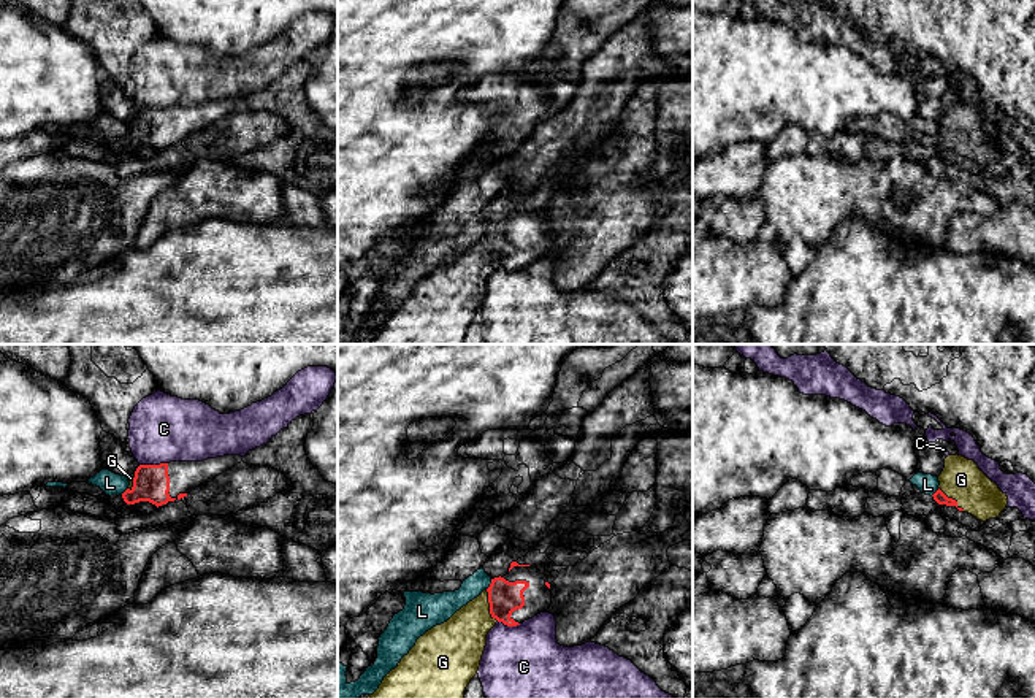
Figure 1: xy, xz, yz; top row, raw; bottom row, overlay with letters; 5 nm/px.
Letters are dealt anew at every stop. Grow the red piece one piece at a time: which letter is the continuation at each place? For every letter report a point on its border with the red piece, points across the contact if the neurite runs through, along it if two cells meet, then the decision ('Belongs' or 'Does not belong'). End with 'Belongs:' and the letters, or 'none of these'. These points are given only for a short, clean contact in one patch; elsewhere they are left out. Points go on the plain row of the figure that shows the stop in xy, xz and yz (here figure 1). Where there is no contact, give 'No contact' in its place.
C: Touches red at xy (152, 110). Does not belong
G: Touches red at xz (490, 251). Path across: xz (504, 241), (490, 251), (465, 276), (458, 289). Belongs
L: Touches red at xz (490, 229). Boundary: xz (492, 224), (487, 233). Does not belong
Belongs: G

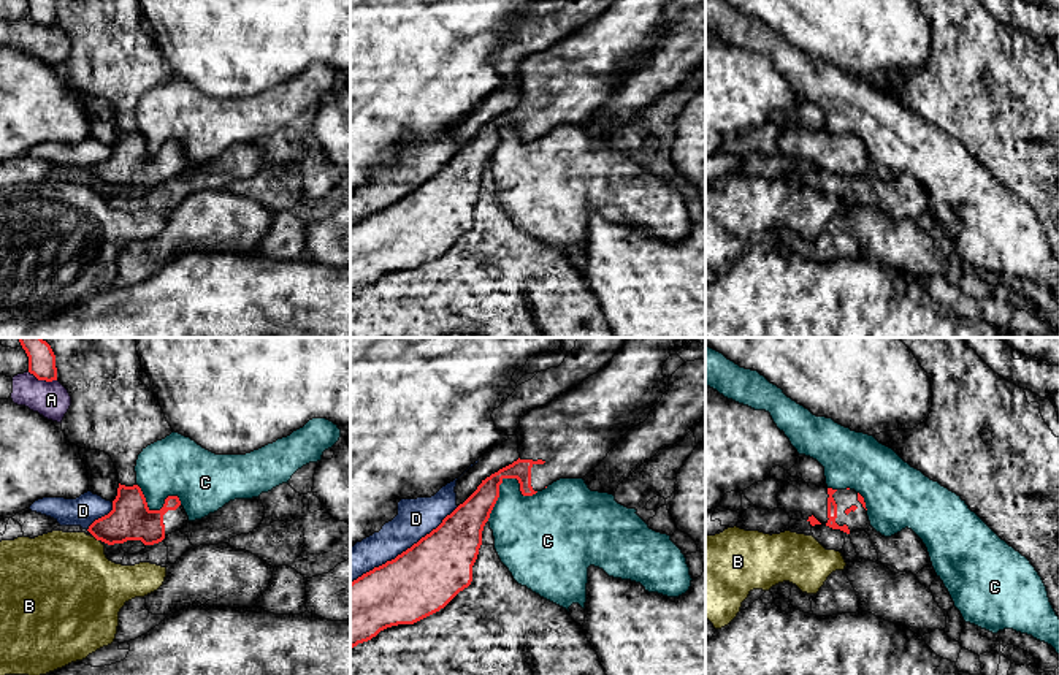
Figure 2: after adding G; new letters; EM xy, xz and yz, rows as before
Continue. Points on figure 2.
A: Touches red at xy (42, 24). Does not belong
B: Touches red at xy (97, 184). Does not belong
C: Touches red at xz (504, 122). Does not belong
D: Touches red at xz (406, 195). Does not belong
Belongs: none of these

